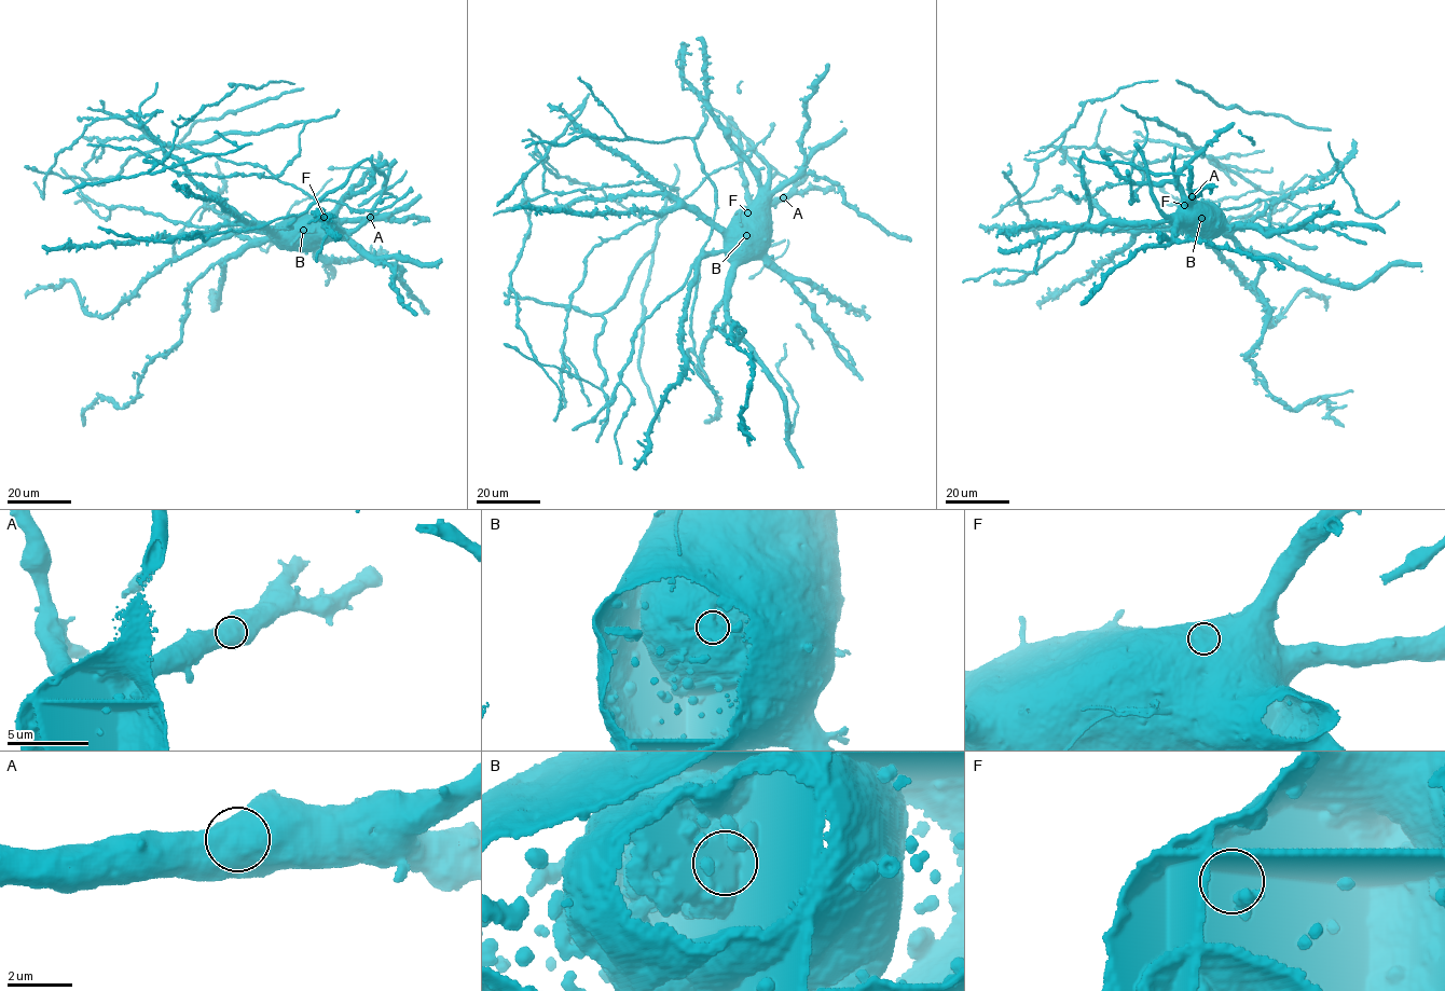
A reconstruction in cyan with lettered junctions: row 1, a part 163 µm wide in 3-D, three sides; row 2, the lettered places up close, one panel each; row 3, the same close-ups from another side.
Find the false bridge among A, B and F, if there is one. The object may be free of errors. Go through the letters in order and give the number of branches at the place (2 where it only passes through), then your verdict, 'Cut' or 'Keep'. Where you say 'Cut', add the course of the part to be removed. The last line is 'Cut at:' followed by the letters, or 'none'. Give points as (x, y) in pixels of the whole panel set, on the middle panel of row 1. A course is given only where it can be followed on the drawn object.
A: Branches: 1. Keep
B: Branches: 1. Keep
F: Branches: 1. Keep
Cut at: none

